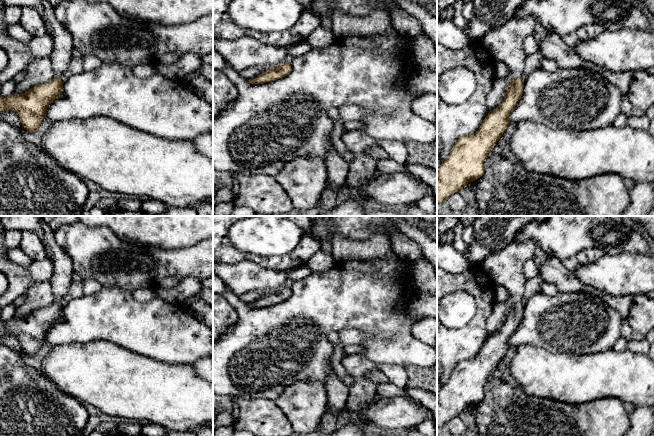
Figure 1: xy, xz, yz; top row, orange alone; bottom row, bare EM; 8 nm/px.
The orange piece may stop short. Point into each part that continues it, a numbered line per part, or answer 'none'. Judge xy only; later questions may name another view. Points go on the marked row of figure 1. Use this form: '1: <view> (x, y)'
1: xy (63, 51)

